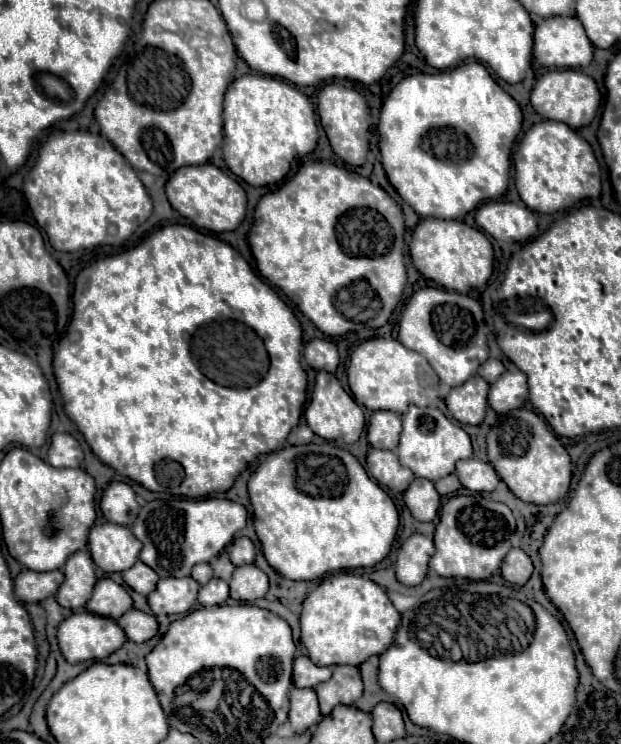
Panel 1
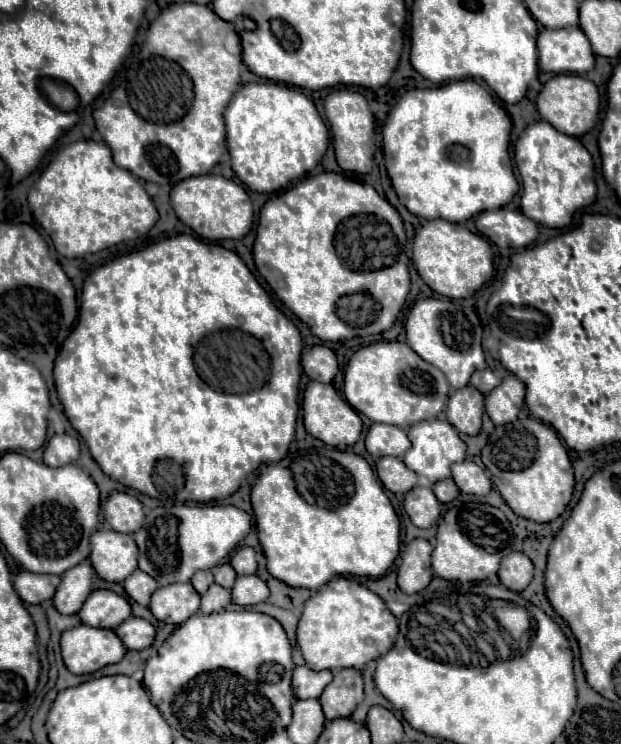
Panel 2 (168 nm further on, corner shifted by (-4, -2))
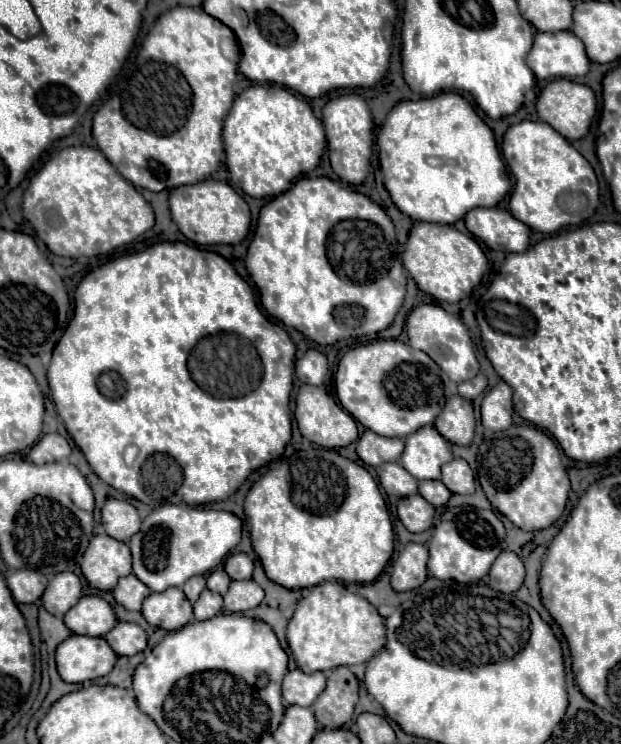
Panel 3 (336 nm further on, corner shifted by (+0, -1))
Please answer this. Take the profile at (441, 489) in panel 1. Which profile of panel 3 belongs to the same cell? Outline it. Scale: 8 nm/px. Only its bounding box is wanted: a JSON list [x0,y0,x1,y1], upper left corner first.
[419,480,451,508]

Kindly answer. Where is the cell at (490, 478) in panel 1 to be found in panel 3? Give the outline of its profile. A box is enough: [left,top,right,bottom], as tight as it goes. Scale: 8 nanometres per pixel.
[441,458,475,494]

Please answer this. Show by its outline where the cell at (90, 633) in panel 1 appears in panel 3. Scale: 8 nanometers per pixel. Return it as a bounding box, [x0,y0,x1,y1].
[57,634,117,684]

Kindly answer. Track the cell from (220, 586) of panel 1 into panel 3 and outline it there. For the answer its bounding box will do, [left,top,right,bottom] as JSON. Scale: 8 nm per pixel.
[193,590,223,620]

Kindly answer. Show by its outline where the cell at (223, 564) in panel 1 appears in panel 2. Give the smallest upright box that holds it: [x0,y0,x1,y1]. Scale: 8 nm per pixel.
[213,563,237,589]

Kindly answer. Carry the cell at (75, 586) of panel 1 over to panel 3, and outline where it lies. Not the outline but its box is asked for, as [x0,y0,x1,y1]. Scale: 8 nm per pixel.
[43,572,81,616]

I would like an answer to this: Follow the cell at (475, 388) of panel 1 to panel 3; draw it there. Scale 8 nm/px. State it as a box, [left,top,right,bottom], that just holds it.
[435,396,475,446]

